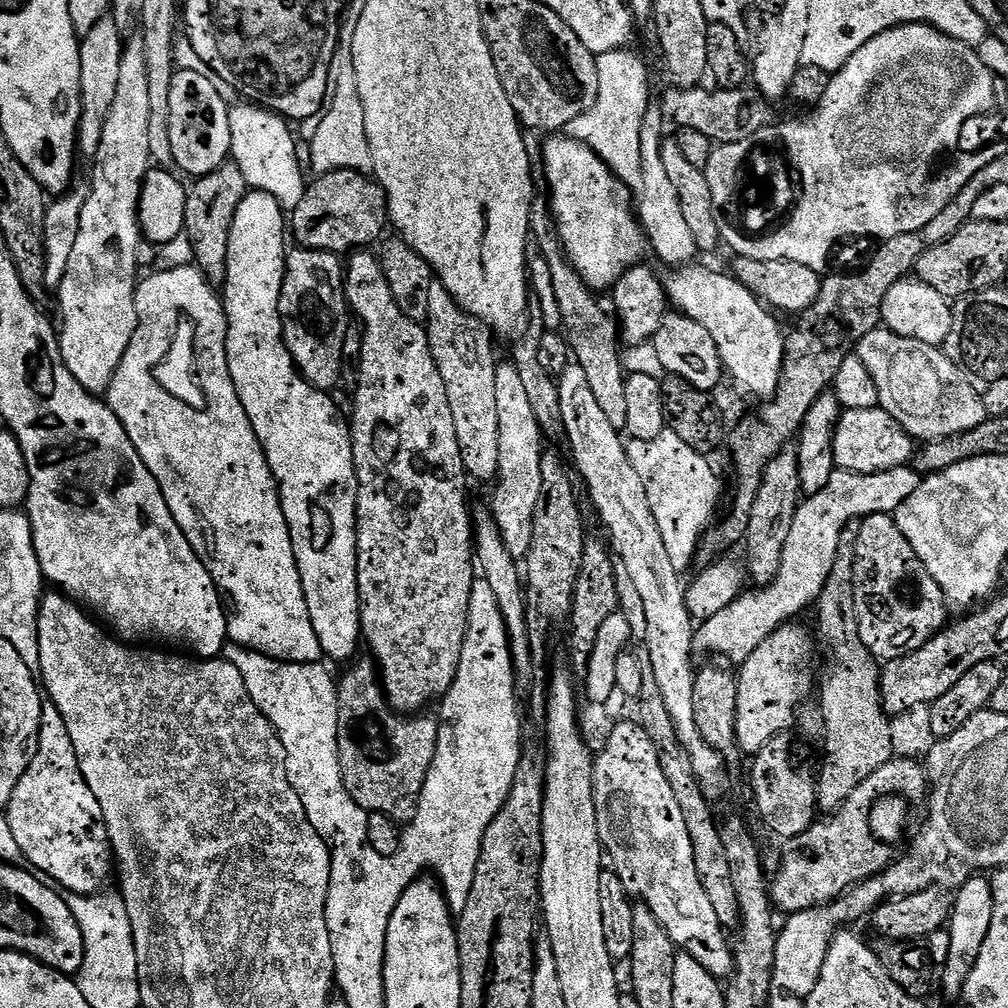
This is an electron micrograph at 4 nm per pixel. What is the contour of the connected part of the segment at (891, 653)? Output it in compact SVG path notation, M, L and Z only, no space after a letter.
M873 512L871 516L860 520L854 558L854 586L858 606L858 634L862 634L866 650L870 650L870 654L875 656L877 661L887 662L902 658L918 650L949 623L950 605L944 599L944 591L940 589L938 582L934 582L926 566L922 566L918 554L914 554L914 546L906 542L906 534L898 530L895 519L887 512Z

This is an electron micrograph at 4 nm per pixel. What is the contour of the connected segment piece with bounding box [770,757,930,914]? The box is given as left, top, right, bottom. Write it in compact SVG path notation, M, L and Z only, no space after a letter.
M912 758L893 759L879 767L858 790L842 802L837 812L827 818L817 819L802 834L783 845L784 857L780 860L780 873L770 880L772 903L784 914L823 908L833 900L840 899L845 892L861 884L863 880L879 877L888 869L894 859L894 852L889 845L876 838L870 828L870 808L878 798L889 796L890 792L907 793L909 803L916 804L930 792L928 775L925 767Z

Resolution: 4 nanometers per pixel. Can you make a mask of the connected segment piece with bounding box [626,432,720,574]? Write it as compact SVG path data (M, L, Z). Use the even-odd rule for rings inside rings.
M666 432L653 440L629 439L626 447L630 466L634 466L638 478L642 478L642 486L646 486L646 502L650 502L650 514L654 514L654 522L658 522L658 534L662 534L666 555L676 572L687 573L687 568L693 567L700 538L713 521L712 514L720 500L720 480L708 461L711 459L686 446L682 438Z

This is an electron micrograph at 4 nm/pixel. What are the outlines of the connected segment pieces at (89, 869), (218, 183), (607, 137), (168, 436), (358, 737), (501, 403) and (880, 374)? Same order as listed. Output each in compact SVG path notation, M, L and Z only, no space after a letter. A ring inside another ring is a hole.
M45 702L42 706L38 750L26 774L22 774L19 788L14 790L12 801L8 803L6 819L10 831L14 833L14 842L18 842L20 847L20 856L28 859L27 863L37 873L55 882L65 893L95 896L105 887L103 884L107 882L108 875L113 875L112 844L108 841L108 831L102 818L102 806L98 806L98 798L94 798L90 786L86 786L86 778L78 766L74 742L70 742L70 734L66 730L66 722L62 722L62 714L58 714L51 702Z
M226 162L218 170L199 177L193 188L187 189L186 218L184 231L187 232L194 248L194 264L202 275L208 277L209 284L223 285L228 269L228 247L230 230L234 226L234 214L242 206L242 198L250 189L242 170L235 162Z
M619 48L613 52L599 53L599 55L596 56L596 65L598 66L598 98L594 102L594 106L587 108L582 115L578 118L574 118L574 122L568 124L566 135L575 140L581 140L586 146L590 146L590 150L594 150L598 154L598 158L602 158L602 162L606 162L608 169L611 170L629 190L636 190L639 189L640 183L642 182L642 122L644 121L646 110L650 106L650 100L648 100L648 68L632 53L632 50L628 48Z
M129 346L110 382L106 403L122 422L126 434L130 434L134 450L138 450L142 462L146 462L150 474L154 474L166 498L166 506L170 506L170 514L174 514L174 522L178 522L182 534L186 534L216 587L226 597L230 605L229 641L243 648L253 648L274 660L291 664L317 663L322 656L320 643L314 634L314 622L310 622L290 530L282 514L280 490L258 442L258 434L254 434L254 426L250 426L250 418L246 418L246 410L234 390L230 370L204 376L212 408L208 408L204 416L196 416L196 412L180 408L176 400L168 400L168 388L153 381L153 376L148 374L152 360L156 360L156 348L148 348L146 354L136 354L134 346Z
M368 658L360 661L358 660L359 659L355 662L349 663L347 667L345 667L349 668L345 670L344 677L339 677L336 690L336 697L338 698L338 762L340 763L340 769L342 770L342 782L350 794L350 798L355 802L358 808L364 809L367 813L377 812L378 814L386 814L391 820L404 826L416 816L418 802L420 801L420 795L422 794L422 786L426 782L426 774L430 770L430 762L434 762L434 750L438 744L438 730L440 729L440 725L435 715L424 716L428 714L401 714L394 711L393 708L388 705L388 699L384 697L384 690L375 663Z
M500 362L496 365L494 374L494 391L498 401L498 470L492 492L492 505L490 511L496 520L498 530L506 542L506 550L513 558L527 557L530 550L530 542L534 538L534 505L538 503L538 494L542 490L542 458L546 448L542 443L542 435L538 424L538 418L530 407L529 398L525 393L524 383L521 383L521 375L511 362Z
M889 328L870 330L854 349L854 354L870 370L874 386L878 386L880 407L894 418L920 442L941 440L966 430L974 430L989 417L978 394L966 382L966 378L950 362L943 347L918 342L914 338L902 338Z

